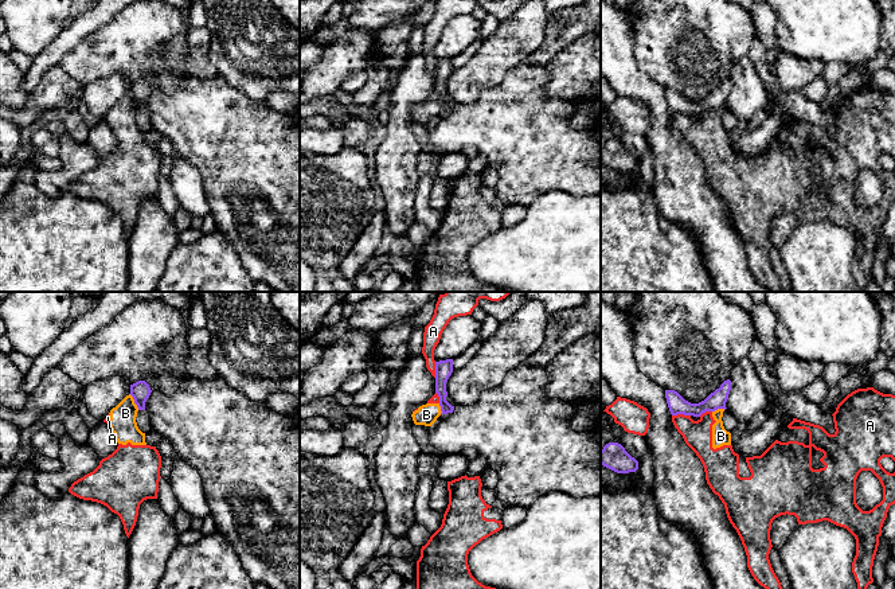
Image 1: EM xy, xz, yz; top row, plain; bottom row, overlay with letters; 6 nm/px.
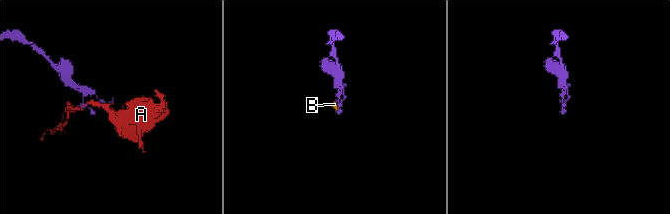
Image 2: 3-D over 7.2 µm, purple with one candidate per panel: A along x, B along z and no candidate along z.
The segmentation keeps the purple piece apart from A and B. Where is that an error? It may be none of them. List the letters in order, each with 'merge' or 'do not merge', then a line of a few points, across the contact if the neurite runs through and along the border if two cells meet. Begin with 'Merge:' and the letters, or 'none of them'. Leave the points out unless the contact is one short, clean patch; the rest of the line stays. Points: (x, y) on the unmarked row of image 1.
Merge: none of them
A: do not merge
B: do not merge; line xy (129, 93), (139, 108)

